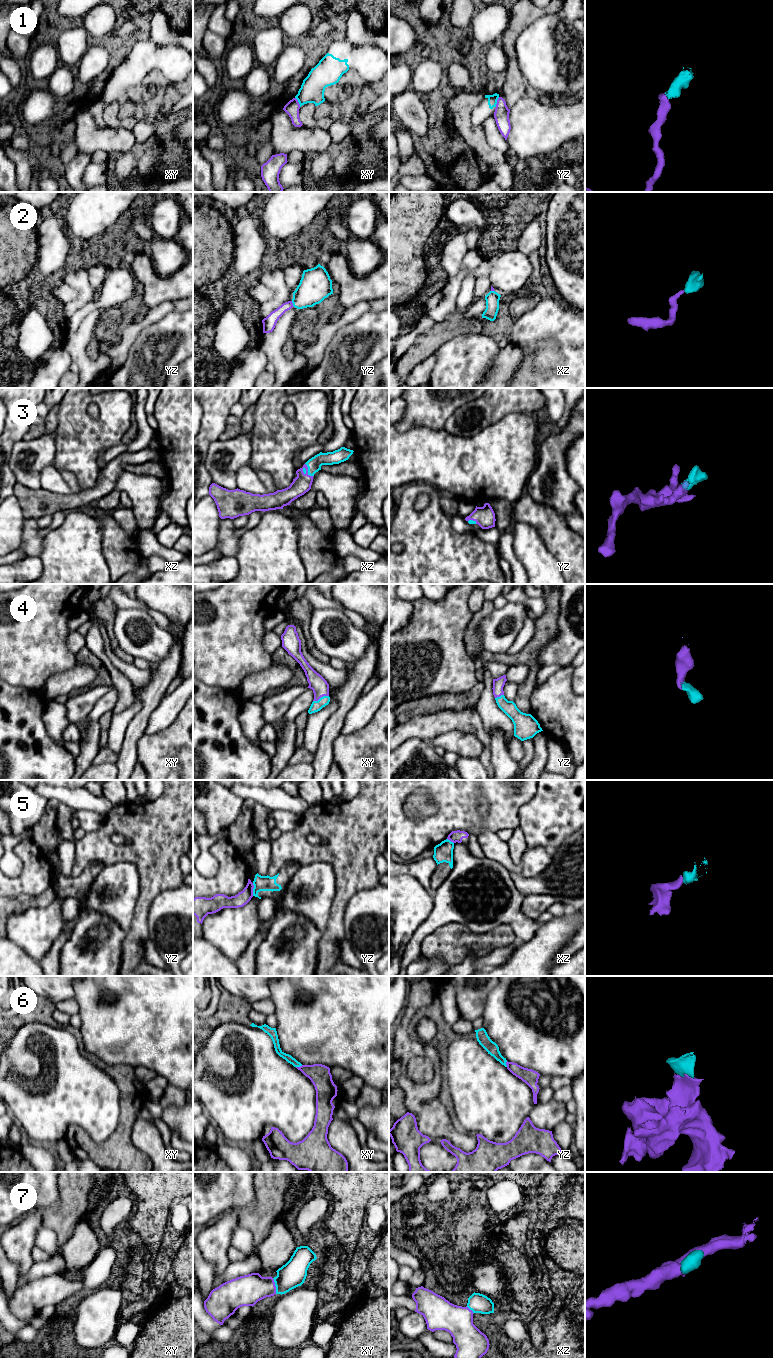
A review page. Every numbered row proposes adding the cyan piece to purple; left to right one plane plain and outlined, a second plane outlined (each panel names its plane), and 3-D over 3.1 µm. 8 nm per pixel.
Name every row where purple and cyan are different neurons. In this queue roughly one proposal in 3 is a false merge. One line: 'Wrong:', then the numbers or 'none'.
Wrong: 1, 5

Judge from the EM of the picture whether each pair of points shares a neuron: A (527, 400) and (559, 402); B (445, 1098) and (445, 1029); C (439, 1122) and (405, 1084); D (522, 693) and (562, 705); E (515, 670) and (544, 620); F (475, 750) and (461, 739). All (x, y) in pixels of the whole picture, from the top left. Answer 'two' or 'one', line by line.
A: two
B: one
C: one
D: two
E: two
F: one

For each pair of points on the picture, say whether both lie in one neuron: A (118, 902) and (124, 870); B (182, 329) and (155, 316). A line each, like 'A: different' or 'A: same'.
A: same
B: different

